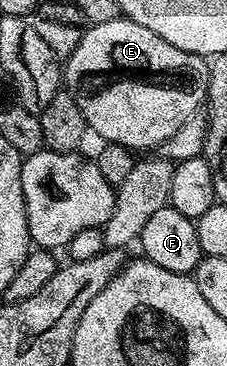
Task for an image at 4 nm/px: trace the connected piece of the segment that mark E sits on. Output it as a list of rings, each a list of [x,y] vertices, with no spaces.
[[[119,18],[112,22],[90,24],[80,38],[80,46],[64,60],[64,84],[76,106],[86,119],[87,129],[103,141],[111,144],[123,144],[131,150],[138,148],[157,149],[198,108],[207,103],[206,91],[209,86],[210,64],[203,57],[180,50],[172,42],[164,42],[160,34],[152,34],[148,26]]]

